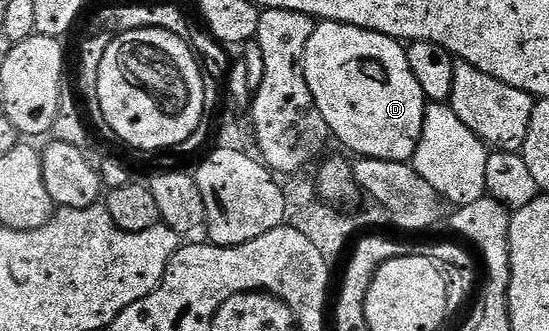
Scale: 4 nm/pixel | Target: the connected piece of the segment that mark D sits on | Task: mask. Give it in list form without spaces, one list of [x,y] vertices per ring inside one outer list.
[[[319,21],[313,35],[309,35],[309,43],[305,43],[303,74],[330,136],[334,140],[336,137],[345,148],[352,149],[356,158],[406,162],[414,158],[429,102],[413,71],[409,71],[406,48],[394,37],[336,21]]]

